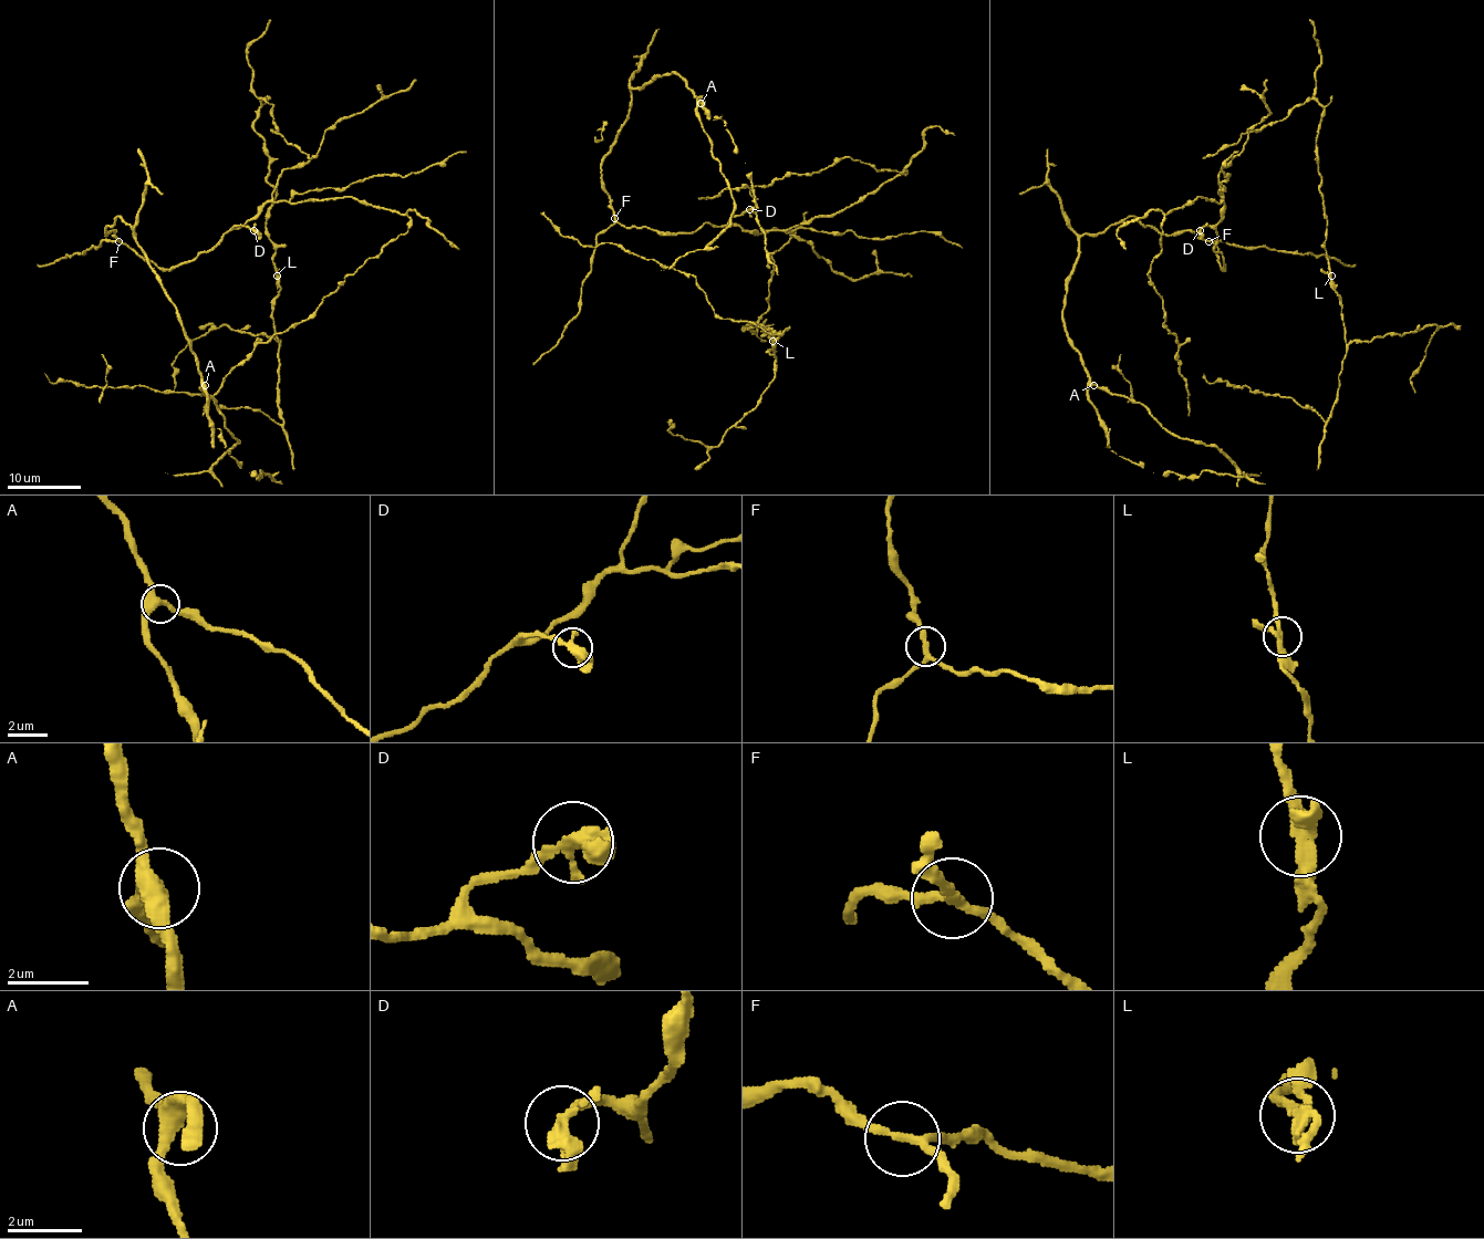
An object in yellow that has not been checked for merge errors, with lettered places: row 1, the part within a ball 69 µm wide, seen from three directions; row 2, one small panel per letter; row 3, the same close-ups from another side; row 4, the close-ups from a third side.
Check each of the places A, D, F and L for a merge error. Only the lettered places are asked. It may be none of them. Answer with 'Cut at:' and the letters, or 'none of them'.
Cut at: none of them

